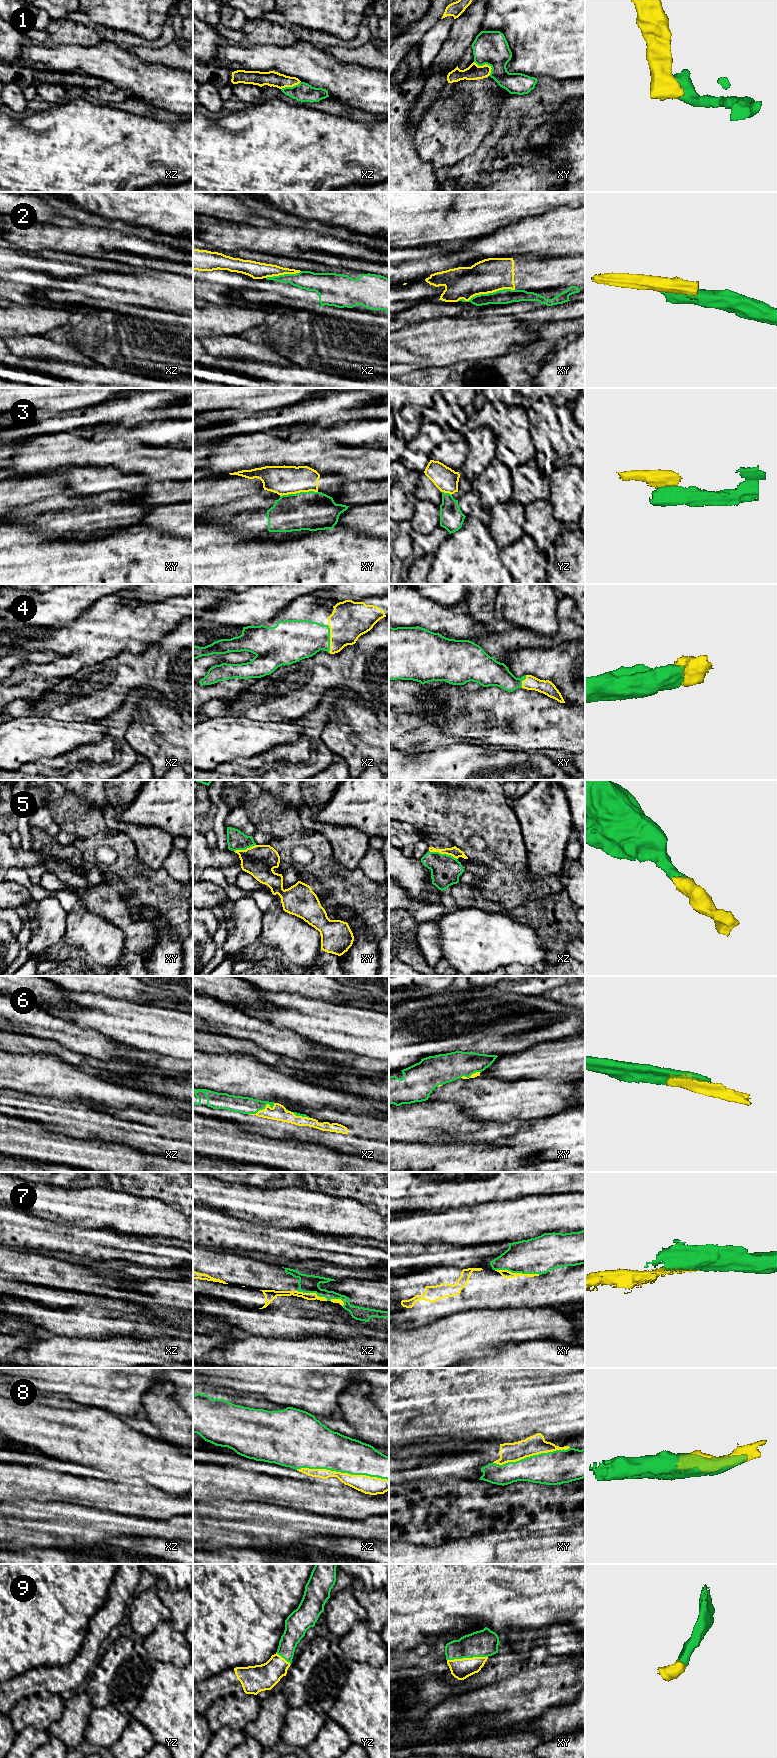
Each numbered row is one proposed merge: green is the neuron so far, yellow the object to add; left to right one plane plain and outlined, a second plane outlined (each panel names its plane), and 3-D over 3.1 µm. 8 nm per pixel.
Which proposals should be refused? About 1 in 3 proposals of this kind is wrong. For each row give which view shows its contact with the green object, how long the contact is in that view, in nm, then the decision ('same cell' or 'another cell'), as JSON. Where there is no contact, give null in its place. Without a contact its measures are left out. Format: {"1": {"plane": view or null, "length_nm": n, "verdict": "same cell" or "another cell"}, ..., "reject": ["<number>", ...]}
{"1": {"plane": "xy", "length_nm": 170, "verdict": "another cell"}, "2": {"plane": "xy", "length_nm": 460, "verdict": "another cell"}, "3": {"plane": "xy", "length_nm": 300, "verdict": "another cell"}, "4": {"plane": "xz", "length_nm": 220, "verdict": "same cell"}, "5": {"plane": "xz", "length_nm": 240, "verdict": "same cell"}, "6": {"plane": "xz", "length_nm": 220, "verdict": "same cell"}, "7": {"plane": "xy", "length_nm": 360, "verdict": "another cell"}, "8": {"plane": "xz", "length_nm": 750, "verdict": "same cell"}, "9": {"plane": "xy", "length_nm": 320, "verdict": "same cell"}, "reject": ["1", "2", "3", "7"]}

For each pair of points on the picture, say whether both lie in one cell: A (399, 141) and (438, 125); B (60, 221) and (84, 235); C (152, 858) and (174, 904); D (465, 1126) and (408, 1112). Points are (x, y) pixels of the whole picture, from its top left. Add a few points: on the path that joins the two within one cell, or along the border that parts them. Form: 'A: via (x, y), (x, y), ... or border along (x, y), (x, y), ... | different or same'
A: border along (414, 140), (416, 153), (426, 161) | different
B: border along (81, 225), (77, 227), (59, 227) | different
C: border along (160, 872), (158, 874) | different
D: via (451, 1121), (422, 1121) | same

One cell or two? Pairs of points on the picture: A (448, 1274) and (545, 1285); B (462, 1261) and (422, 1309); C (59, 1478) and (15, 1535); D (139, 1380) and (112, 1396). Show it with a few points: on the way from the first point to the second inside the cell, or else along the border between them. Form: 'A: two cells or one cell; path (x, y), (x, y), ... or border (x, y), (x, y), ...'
A: one cell; path (472, 1288), (521, 1288)
B: two cells; border (455, 1266), (461, 1268)
C: two cells; border (42, 1501), (60, 1501), (64, 1503)
D: one cell; path (133, 1387), (124, 1396), (119, 1396)

